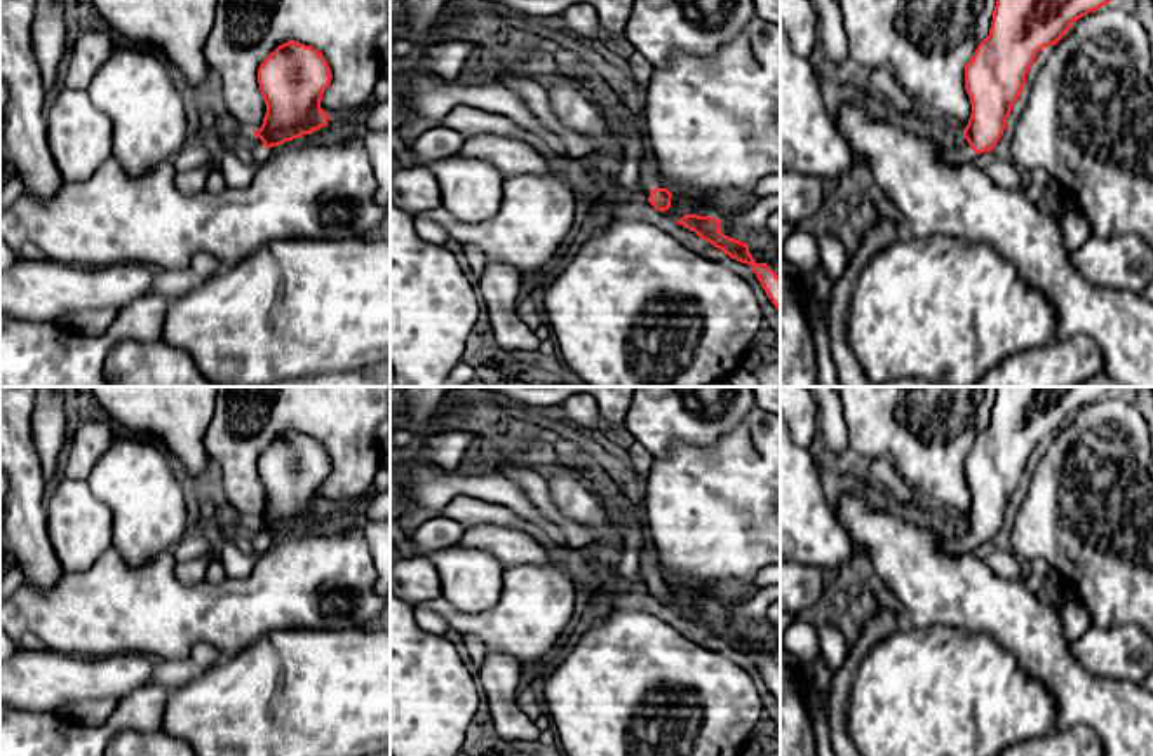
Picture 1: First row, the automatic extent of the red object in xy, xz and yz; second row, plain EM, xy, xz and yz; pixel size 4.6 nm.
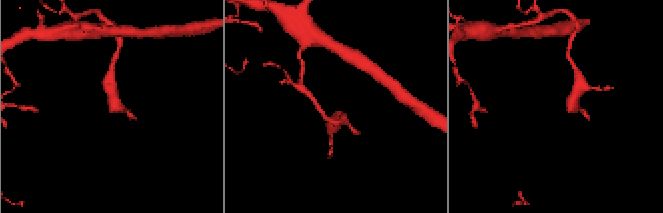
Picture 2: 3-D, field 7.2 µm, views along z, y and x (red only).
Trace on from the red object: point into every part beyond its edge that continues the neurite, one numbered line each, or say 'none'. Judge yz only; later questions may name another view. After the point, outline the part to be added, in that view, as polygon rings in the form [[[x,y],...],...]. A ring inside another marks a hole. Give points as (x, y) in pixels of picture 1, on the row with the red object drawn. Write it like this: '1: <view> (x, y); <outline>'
1: yz (957, 152); [[[965,138],[951,139],[941,153],[941,160],[947,165],[975,162],[977,157],[979,157],[979,153],[975,153],[970,148],[970,145]]]

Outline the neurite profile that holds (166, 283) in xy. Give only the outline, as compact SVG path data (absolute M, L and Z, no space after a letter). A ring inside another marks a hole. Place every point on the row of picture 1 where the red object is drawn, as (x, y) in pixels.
M192 268L183 270L155 270L148 296L178 298L197 286Z

